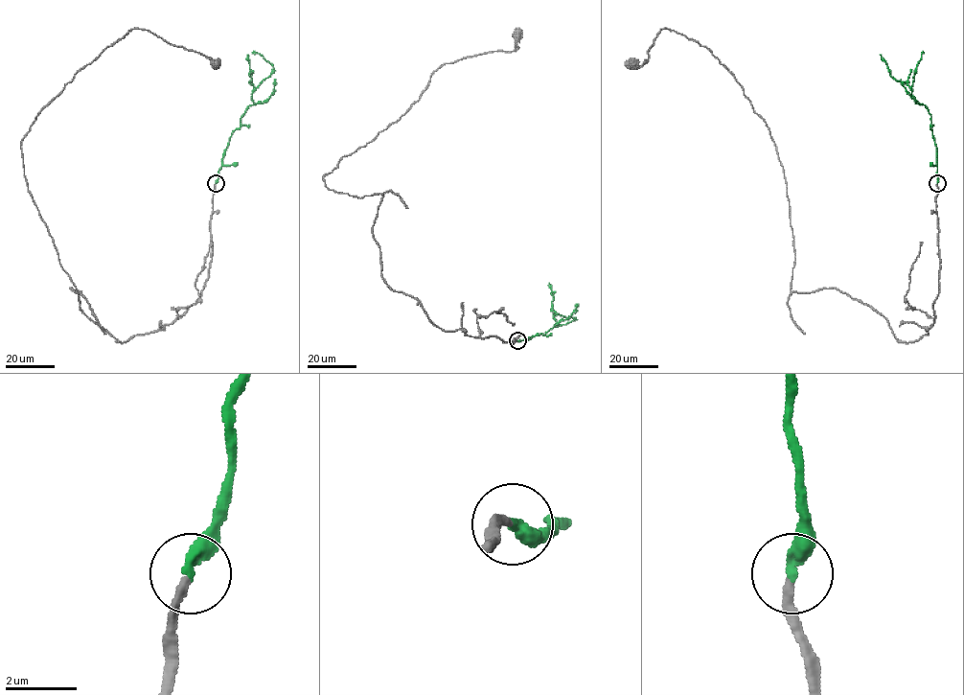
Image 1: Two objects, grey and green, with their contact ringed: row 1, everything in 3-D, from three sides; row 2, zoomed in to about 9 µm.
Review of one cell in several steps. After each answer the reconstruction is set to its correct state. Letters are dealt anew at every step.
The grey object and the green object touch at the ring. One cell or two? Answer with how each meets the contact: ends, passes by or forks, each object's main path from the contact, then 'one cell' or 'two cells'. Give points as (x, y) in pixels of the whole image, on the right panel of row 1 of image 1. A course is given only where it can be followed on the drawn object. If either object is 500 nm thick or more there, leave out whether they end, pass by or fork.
grey ends | green ends | grey via (937, 183), (933, 323), (900, 342), (835, 289), (791, 290), (775, 146), (708, 49), (661, 29), (631, 62) | green via (937, 183), (936, 146), (930, 114), (924, 104), (915, 100), (910, 87), (924, 52) | one cell

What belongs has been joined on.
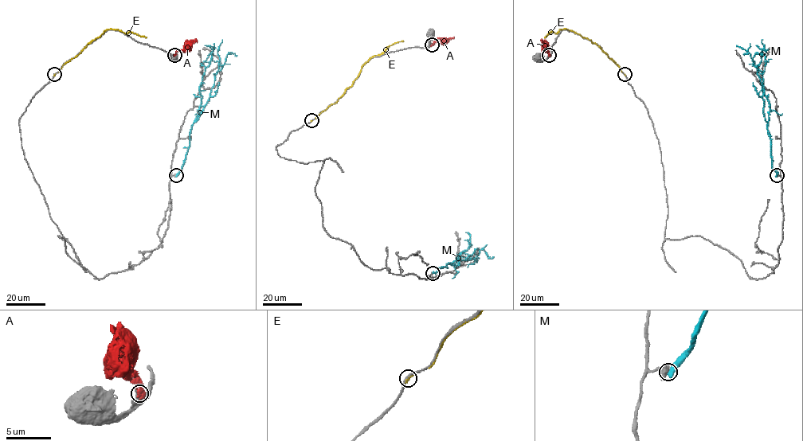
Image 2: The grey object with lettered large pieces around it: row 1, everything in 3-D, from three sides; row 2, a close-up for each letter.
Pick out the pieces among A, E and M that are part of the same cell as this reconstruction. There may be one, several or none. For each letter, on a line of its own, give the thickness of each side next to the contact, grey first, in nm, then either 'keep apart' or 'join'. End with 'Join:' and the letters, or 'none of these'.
A: calibres 500 and 600 nm; keep apart
E: calibres 180 and 190 nm; keep apart
M: calibres 800 and 550 nm; keep apart
Join: none of these

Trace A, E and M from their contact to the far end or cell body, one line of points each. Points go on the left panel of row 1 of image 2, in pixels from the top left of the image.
A: (174, 55), (177, 51), (184, 52), (197, 40)
E: (54, 74), (107, 29), (131, 32), (146, 37)
M: (176, 176), (186, 154), (192, 125), (208, 102), (214, 76), (223, 67), (229, 52), (237, 55)

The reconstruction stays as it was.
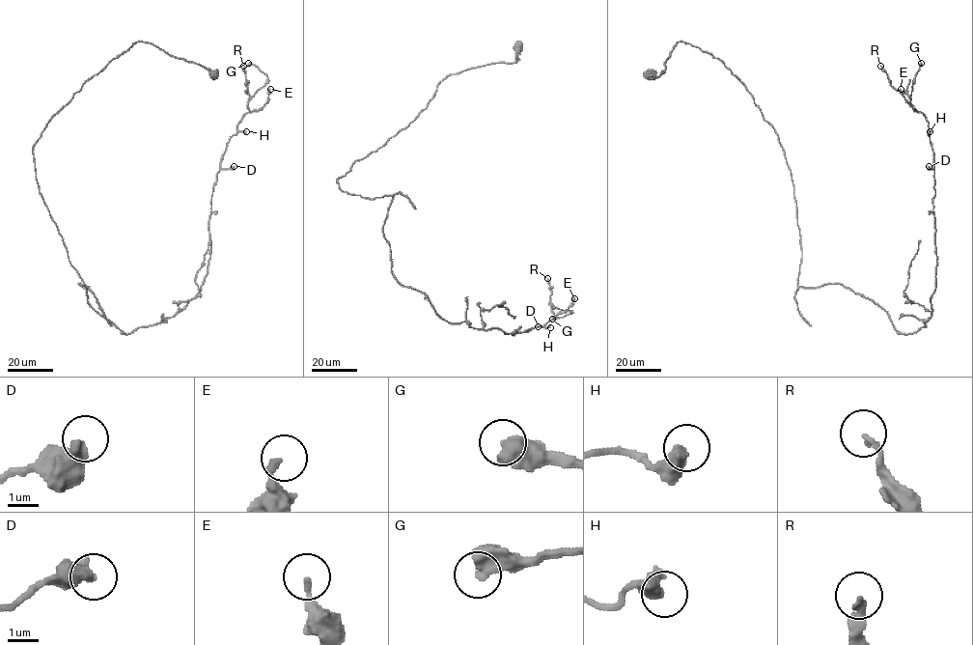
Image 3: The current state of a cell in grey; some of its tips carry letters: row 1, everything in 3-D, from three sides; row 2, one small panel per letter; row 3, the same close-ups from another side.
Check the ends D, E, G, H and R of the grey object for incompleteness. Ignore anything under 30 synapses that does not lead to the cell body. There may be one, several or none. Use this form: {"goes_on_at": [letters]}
{"goes_on_at": []}

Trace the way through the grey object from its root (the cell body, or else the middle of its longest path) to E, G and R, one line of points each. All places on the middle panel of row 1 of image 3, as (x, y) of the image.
E: (518, 47), (513, 63), (448, 74), (337, 182), (393, 197), (393, 276), (451, 323), (514, 334), (574, 298)
G: (518, 47), (448, 74), (337, 182), (393, 197), (393, 276), (446, 321), (514, 334), (552, 319)
R: (518, 47), (513, 63), (448, 74), (337, 182), (393, 197), (393, 276), (451, 323), (543, 326), (547, 278)

